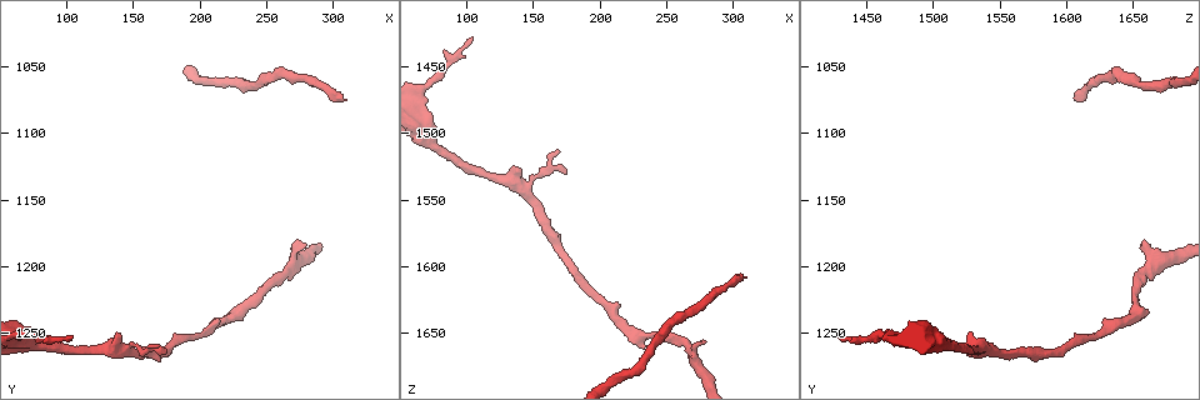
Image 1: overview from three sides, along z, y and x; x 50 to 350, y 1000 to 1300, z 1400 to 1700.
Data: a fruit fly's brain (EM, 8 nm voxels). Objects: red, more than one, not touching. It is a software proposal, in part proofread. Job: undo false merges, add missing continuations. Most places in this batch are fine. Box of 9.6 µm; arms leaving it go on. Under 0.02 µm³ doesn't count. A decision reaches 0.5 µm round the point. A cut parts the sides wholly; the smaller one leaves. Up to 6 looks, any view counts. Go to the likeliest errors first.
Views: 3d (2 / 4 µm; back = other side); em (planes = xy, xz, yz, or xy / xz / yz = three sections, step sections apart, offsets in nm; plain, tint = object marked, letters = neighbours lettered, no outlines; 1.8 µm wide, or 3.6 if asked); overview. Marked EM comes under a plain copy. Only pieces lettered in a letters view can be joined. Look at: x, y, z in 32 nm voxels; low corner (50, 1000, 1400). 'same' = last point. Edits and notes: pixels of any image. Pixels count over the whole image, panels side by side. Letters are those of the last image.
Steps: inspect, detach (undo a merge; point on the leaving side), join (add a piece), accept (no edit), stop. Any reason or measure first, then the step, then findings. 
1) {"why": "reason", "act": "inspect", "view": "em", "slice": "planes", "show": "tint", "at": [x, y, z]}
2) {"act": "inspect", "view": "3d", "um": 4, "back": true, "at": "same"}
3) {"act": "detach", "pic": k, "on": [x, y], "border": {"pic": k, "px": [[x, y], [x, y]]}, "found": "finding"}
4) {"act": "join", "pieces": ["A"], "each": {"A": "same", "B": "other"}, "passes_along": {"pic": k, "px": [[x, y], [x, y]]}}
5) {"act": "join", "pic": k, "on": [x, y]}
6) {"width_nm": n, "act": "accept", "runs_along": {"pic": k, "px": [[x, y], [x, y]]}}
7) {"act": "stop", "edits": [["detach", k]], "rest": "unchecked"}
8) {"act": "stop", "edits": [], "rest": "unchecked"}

{"why": "branch stops here", "act": "inspect", "view": "3d", "um": 4, "at": [104, 1254, 1428]}

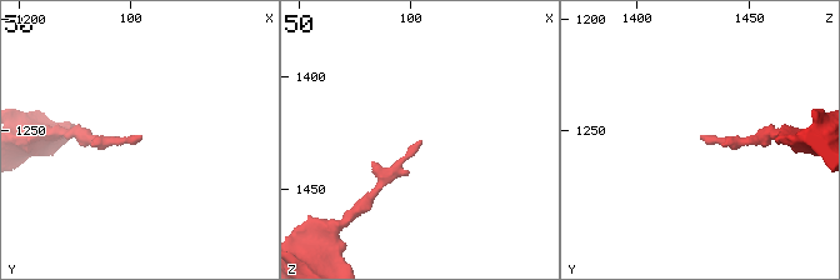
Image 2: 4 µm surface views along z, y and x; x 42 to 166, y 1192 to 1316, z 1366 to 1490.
{"act": "inspect", "view": "em", "slice": "yz", "step": 4, "show": "letters", "at": [104, 1253, 1427]}

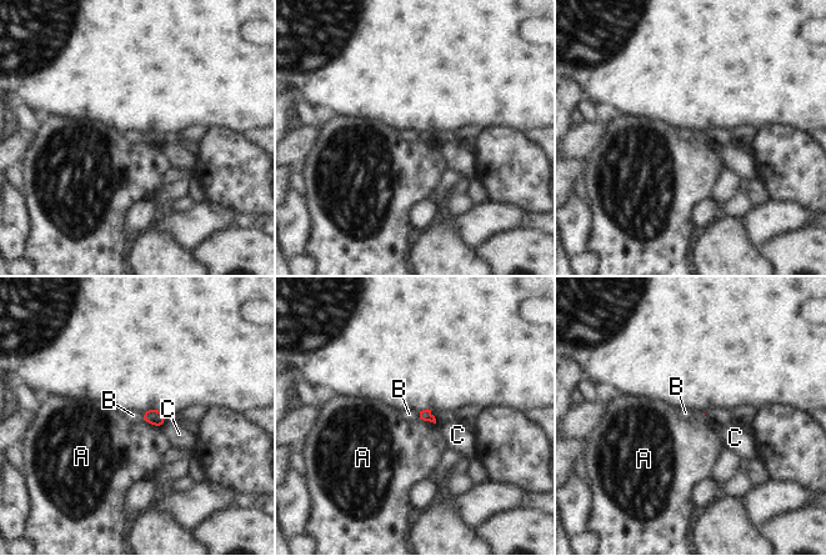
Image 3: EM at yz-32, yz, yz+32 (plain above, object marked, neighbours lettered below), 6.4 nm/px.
{"act": "accept", "each": {"A": "other", "B": "other", "C": "other"}, "border": {"pic": 3, "px": [[141, 412], [143, 420]]}, "found": "none of them fits"}

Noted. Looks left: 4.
{"why": "an open end", "act": "inspect", "view": "3d", "um": 4, "at": [282, 1186, 1658]}

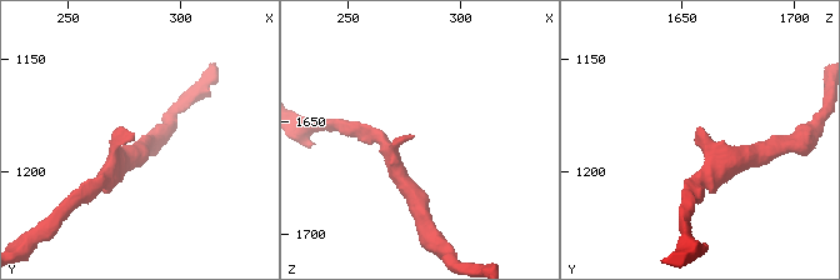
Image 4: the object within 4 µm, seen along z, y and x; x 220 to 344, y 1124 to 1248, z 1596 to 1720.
{"act": "inspect", "view": "em", "slice": "planes", "show": "tint", "at": [279, 1184, 1656]}

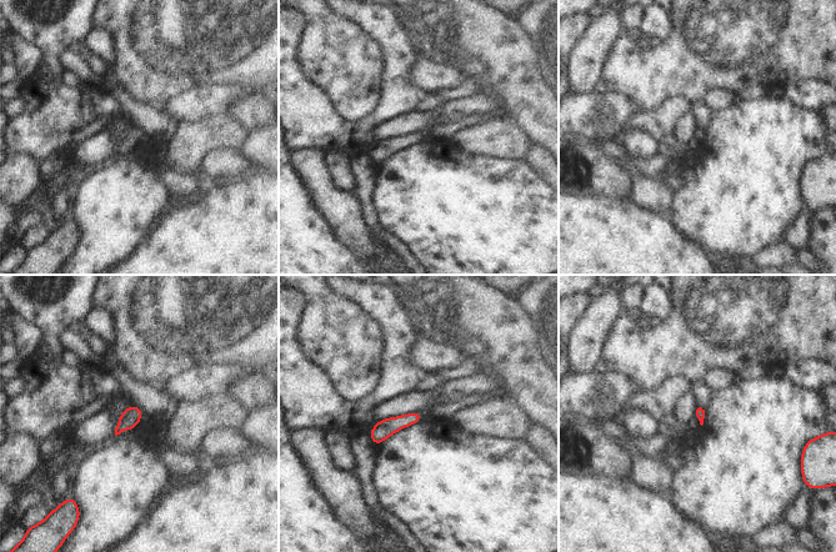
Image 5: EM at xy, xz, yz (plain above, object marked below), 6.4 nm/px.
{"act": "inspect", "view": "em", "slice": "planes", "show": "letters", "at": "same"}

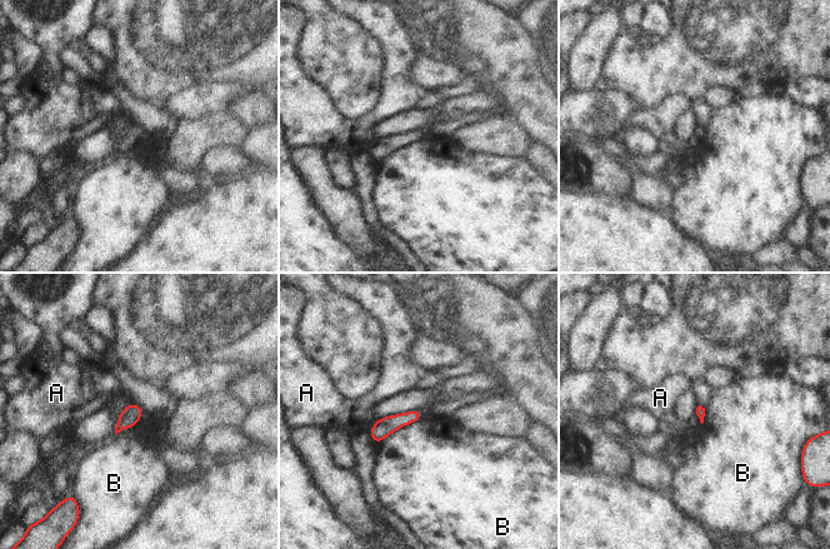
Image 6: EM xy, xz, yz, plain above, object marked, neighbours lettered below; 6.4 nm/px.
{"longest_contact_nm": ["B", 360], "act": "accept", "each": {"A": "other", "B": "other"}, "border": {"pic": 6, "px": [[423, 417], [395, 429], [376, 444]]}, "found": "none of them fits"}

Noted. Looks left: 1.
{"act": "stop", "edits": [], "rest": "unchecked"}

